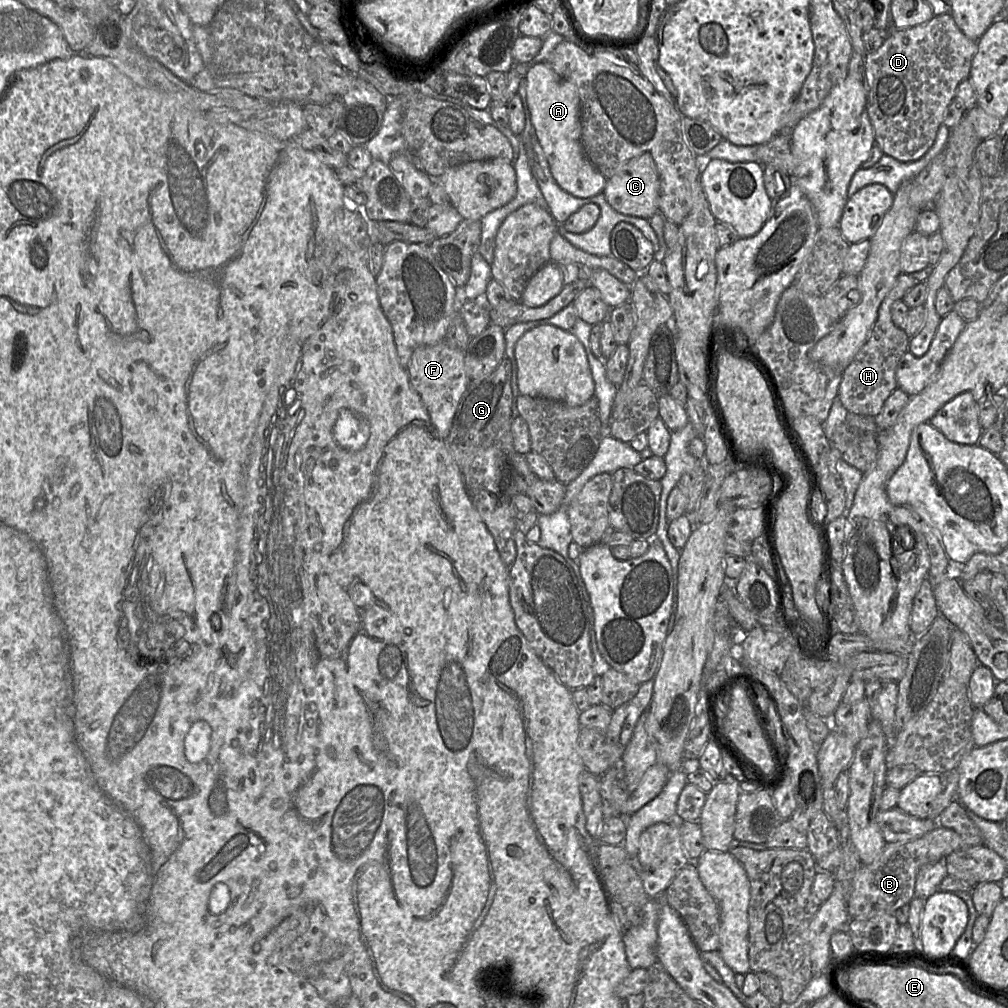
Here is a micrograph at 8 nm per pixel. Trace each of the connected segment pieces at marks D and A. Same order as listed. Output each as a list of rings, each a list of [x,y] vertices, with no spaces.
[[[951,14],[934,16],[926,23],[896,30],[876,51],[865,56],[866,108],[873,128],[875,145],[884,155],[900,162],[920,159],[932,147],[944,114],[961,81],[968,78],[978,40],[968,38]]]
[[[547,61],[530,64],[525,83],[526,119],[527,114],[530,115],[535,135],[557,184],[578,198],[602,193],[607,178],[589,161],[581,143],[580,98],[576,86],[561,78]]]

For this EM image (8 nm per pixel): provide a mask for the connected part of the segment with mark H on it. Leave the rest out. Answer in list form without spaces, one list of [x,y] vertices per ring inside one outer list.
[[[901,273],[882,301],[877,319],[866,343],[861,347],[852,362],[841,372],[837,399],[849,413],[873,416],[880,413],[891,393],[898,388],[896,369],[900,358],[908,350],[910,338],[904,329],[898,328],[892,321],[891,306],[897,299],[919,281],[910,274]]]

